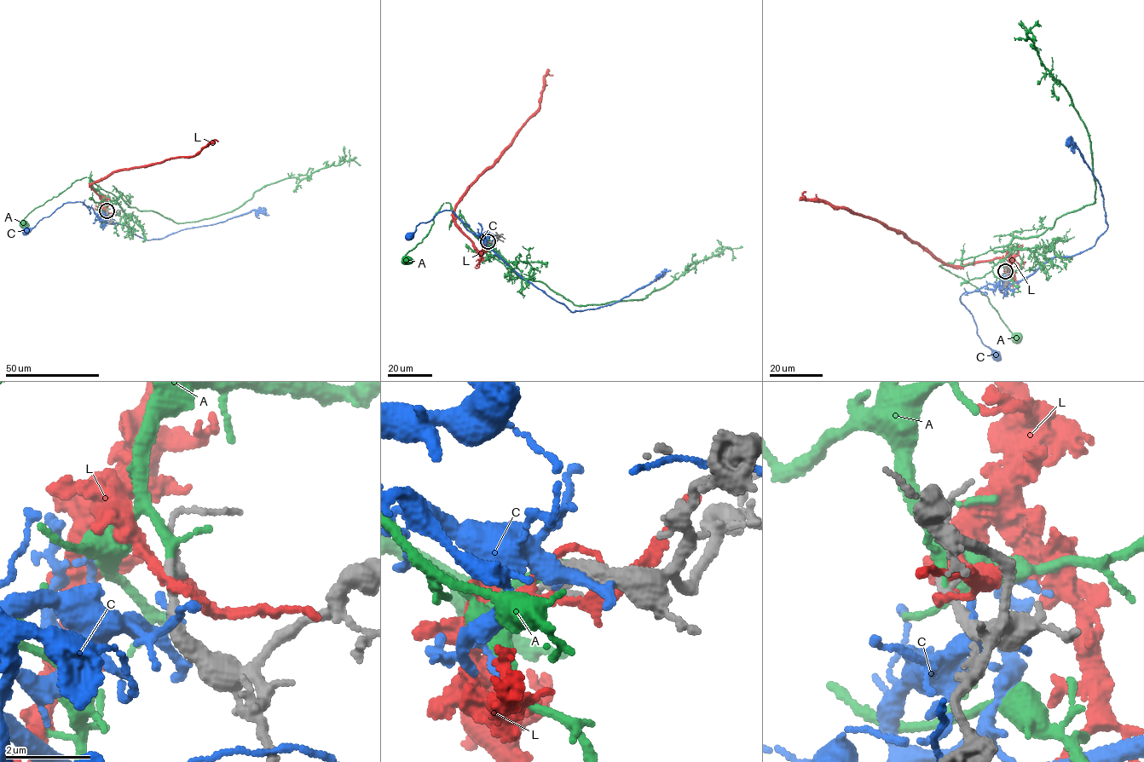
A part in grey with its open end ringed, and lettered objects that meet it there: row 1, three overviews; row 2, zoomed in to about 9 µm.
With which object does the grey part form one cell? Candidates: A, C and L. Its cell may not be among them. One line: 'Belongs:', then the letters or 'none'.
Belongs: A

